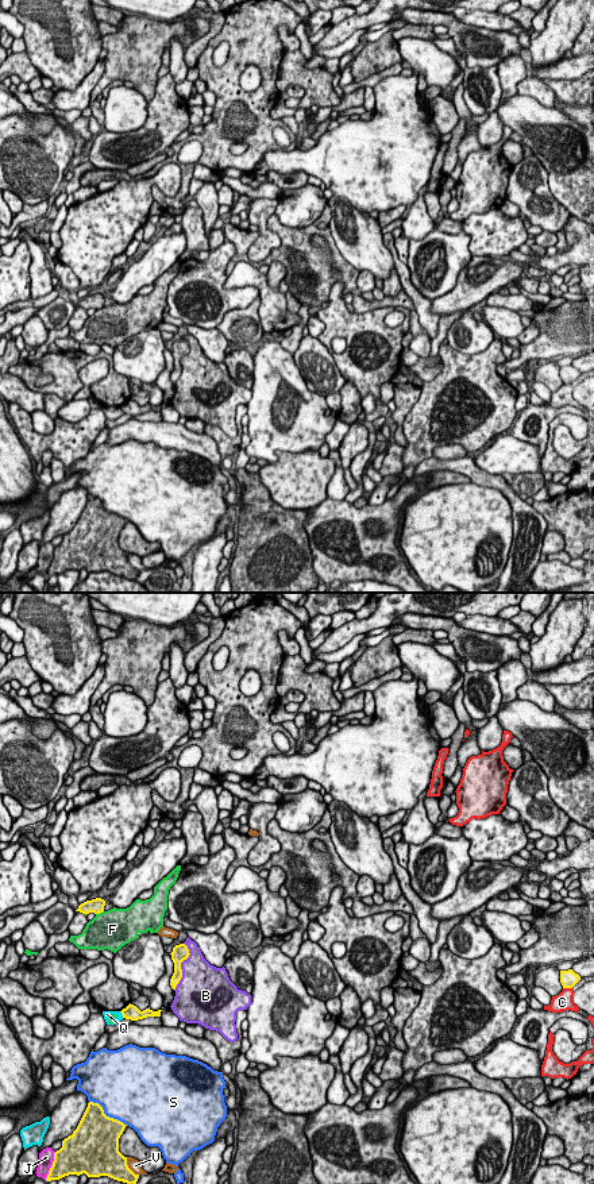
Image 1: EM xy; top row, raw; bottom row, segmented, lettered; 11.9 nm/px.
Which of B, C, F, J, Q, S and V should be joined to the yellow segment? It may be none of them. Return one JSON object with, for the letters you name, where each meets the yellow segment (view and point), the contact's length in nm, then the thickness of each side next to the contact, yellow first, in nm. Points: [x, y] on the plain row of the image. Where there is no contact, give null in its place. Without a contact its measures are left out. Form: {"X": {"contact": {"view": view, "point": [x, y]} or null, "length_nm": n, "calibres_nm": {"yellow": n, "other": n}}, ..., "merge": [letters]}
{"merge": []}

